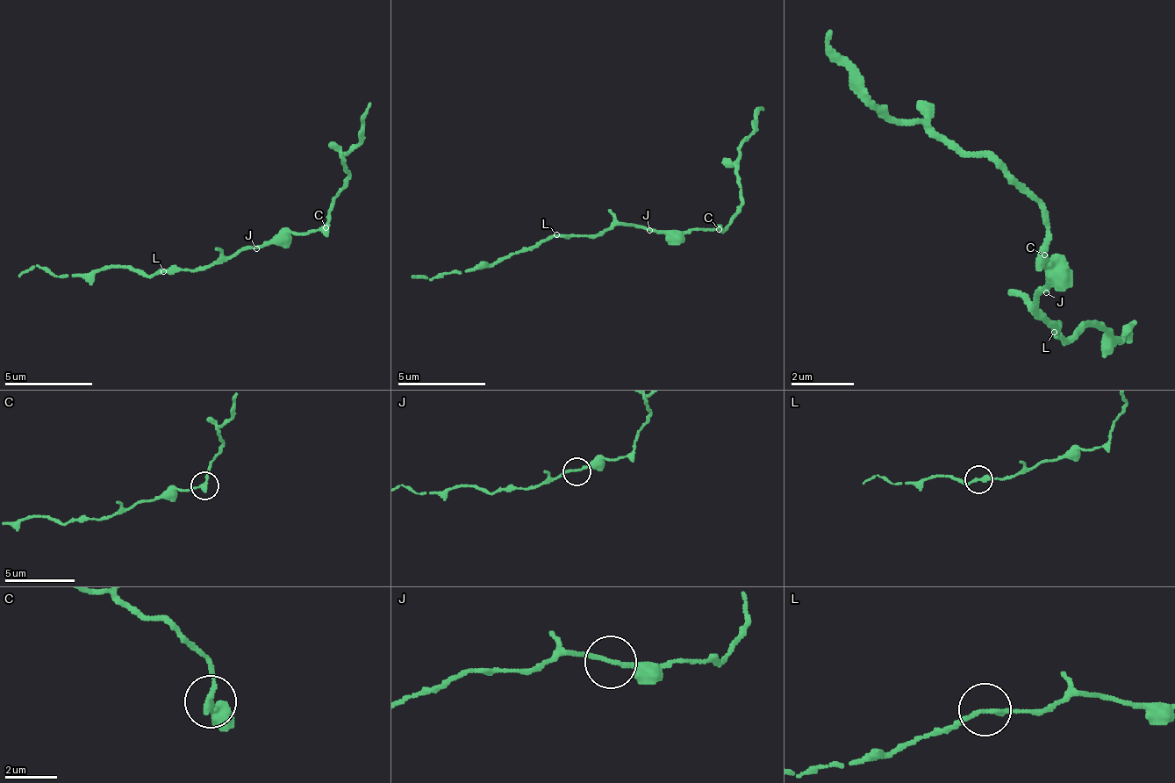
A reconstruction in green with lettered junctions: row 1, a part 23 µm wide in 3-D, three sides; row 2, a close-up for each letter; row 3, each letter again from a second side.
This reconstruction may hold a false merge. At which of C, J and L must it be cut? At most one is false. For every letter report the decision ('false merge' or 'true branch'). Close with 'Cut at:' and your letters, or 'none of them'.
C: false merge
J: true branch
L: true branch
Cut at: C

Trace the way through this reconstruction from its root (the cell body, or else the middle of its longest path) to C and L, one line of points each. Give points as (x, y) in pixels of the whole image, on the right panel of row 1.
C: (1046, 284), (1046, 253)
L: (1046, 284), (1038, 292), (1038, 308), (1054, 324), (1054, 332)

